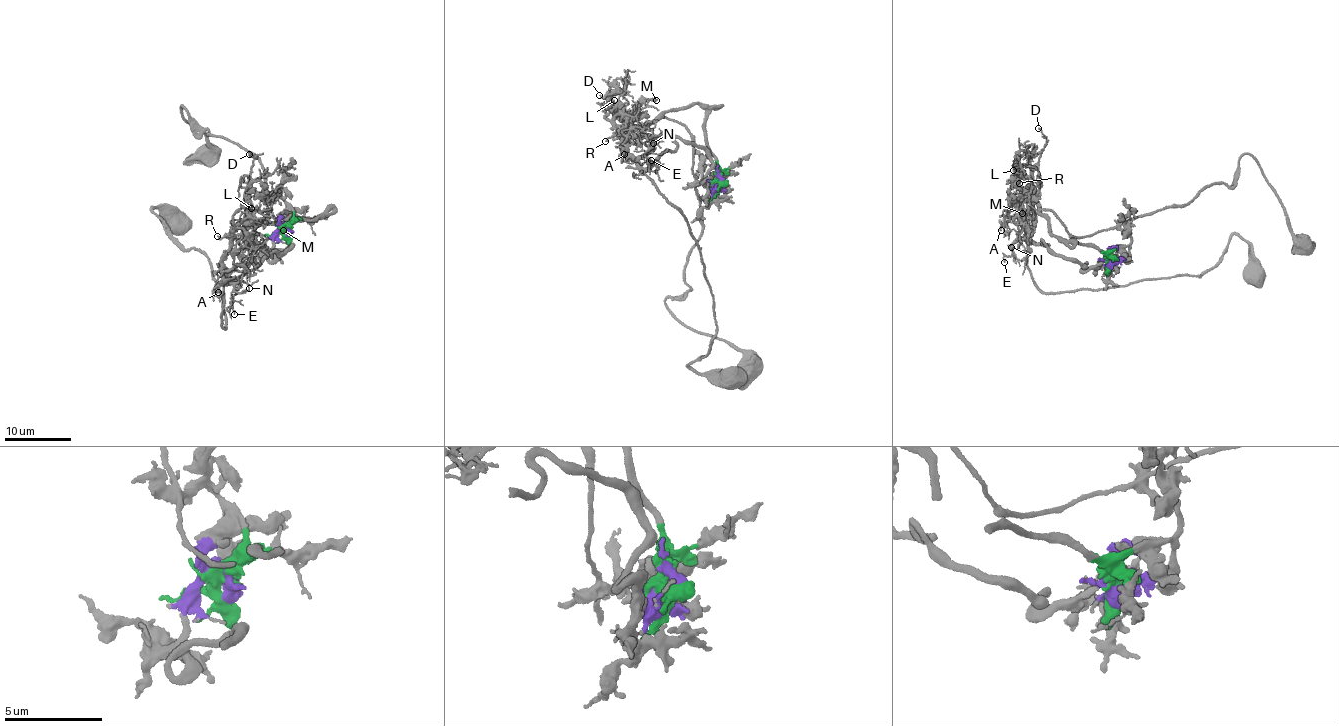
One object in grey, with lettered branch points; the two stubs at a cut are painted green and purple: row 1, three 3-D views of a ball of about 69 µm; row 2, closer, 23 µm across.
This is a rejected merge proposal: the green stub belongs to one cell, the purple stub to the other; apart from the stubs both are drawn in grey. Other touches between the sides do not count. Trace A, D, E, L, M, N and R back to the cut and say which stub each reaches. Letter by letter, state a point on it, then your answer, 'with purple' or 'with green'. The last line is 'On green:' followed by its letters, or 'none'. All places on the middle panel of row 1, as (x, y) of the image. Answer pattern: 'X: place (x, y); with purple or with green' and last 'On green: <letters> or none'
A: place (624, 154); with purple
D: place (599, 95); with green
E: place (651, 160); with purple
L: place (614, 100); with green
M: place (656, 100); with green
N: place (653, 143); with purple
R: place (605, 141); with purple
On green: D, L, M

